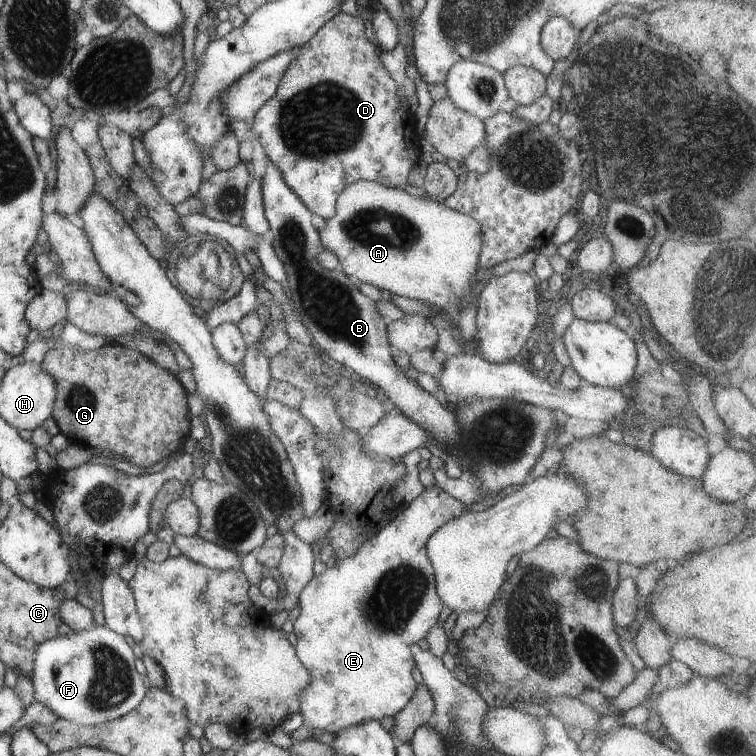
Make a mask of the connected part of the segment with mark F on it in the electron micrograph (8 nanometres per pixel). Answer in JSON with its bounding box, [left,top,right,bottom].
[31,626,146,727]

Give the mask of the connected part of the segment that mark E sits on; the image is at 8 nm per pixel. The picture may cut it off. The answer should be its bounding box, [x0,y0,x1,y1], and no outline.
[293,485,470,735]

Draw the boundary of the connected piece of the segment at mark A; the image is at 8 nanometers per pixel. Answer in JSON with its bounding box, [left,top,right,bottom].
[319,181,483,353]

